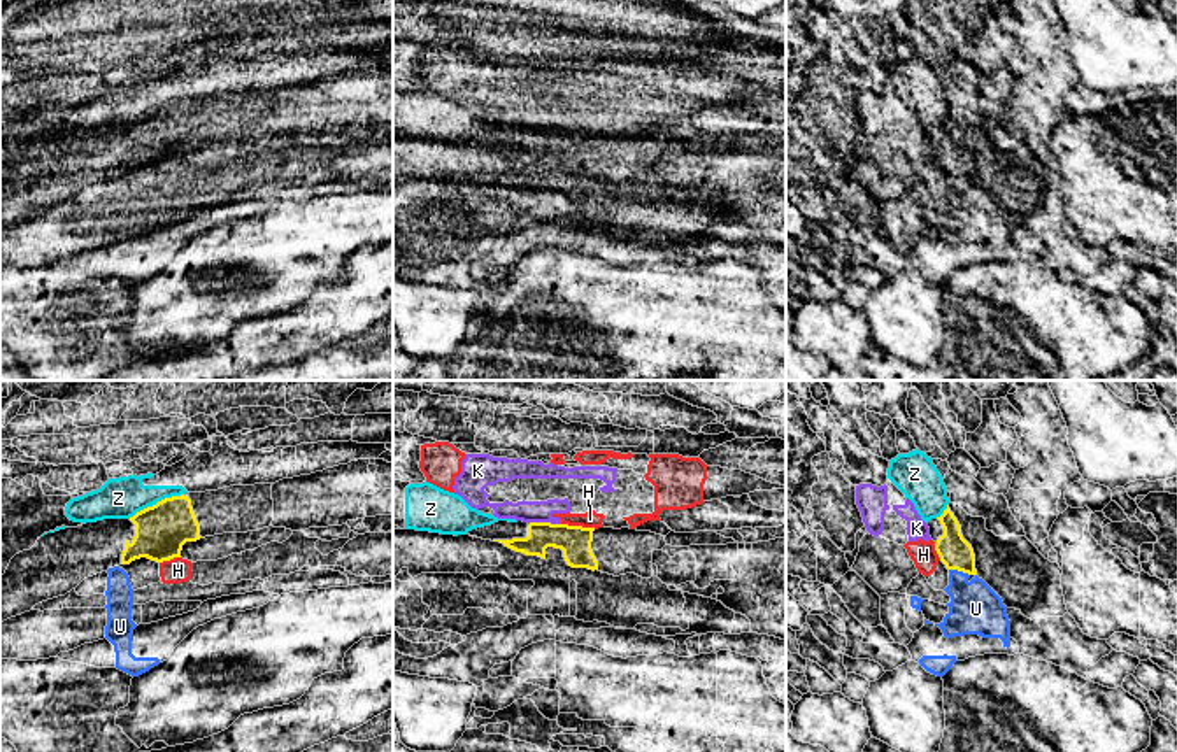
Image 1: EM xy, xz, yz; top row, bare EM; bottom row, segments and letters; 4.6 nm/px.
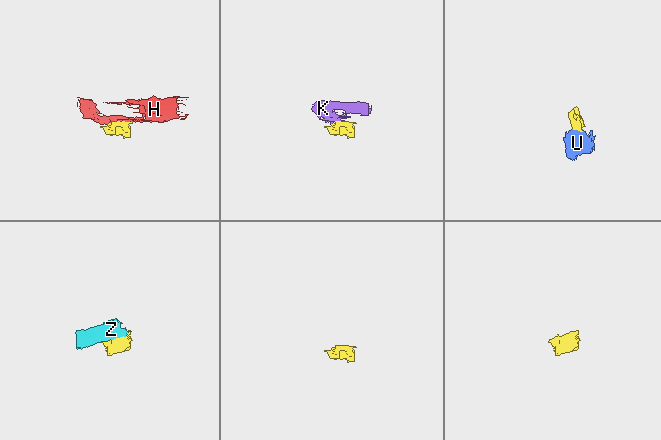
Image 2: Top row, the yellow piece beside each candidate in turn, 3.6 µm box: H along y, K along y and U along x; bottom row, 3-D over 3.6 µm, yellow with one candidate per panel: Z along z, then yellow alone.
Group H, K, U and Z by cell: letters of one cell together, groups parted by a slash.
H K / U / Z

